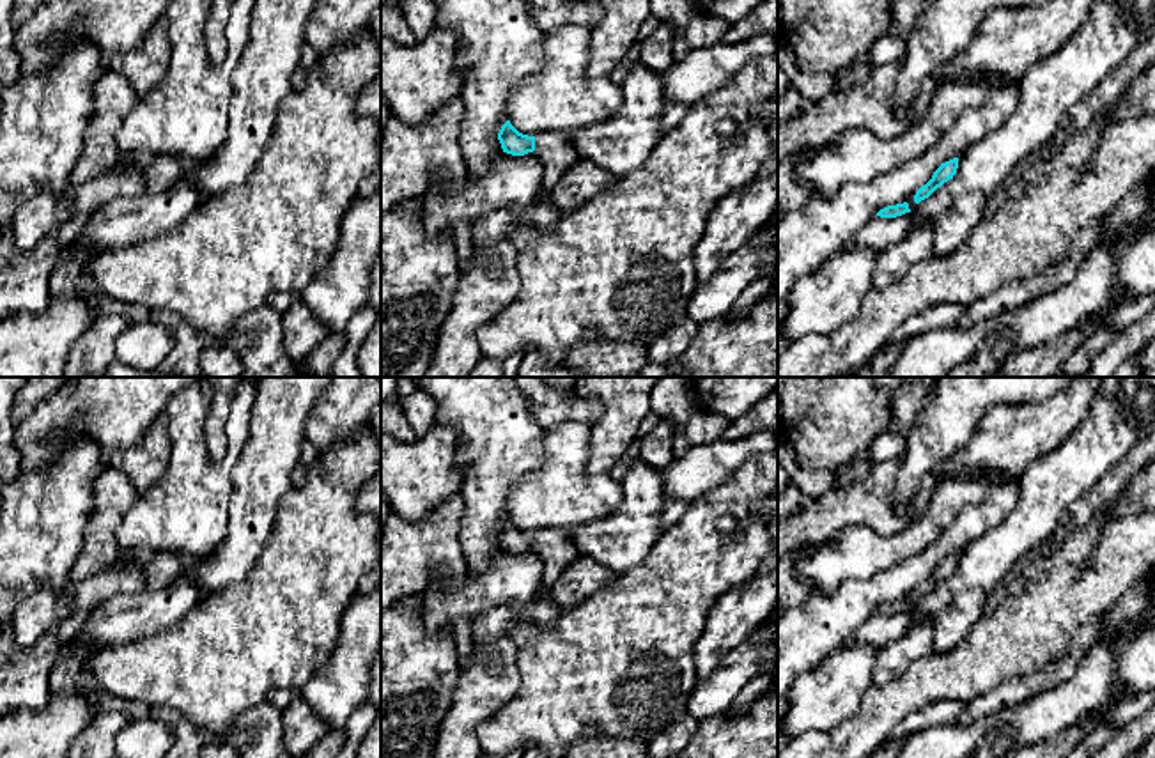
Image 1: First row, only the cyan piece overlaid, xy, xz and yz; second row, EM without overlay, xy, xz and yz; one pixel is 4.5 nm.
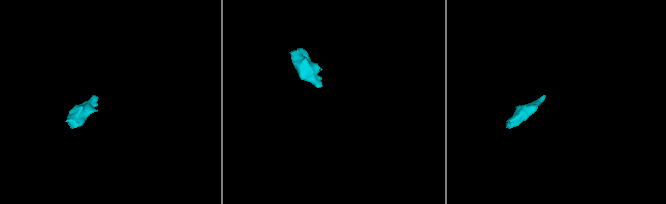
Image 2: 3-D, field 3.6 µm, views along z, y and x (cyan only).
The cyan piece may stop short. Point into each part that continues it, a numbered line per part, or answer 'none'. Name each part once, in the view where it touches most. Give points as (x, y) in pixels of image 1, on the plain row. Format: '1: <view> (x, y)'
1: xz (557, 551)

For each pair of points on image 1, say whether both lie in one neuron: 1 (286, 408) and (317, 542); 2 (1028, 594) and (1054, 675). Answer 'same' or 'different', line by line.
1: different
2: different

